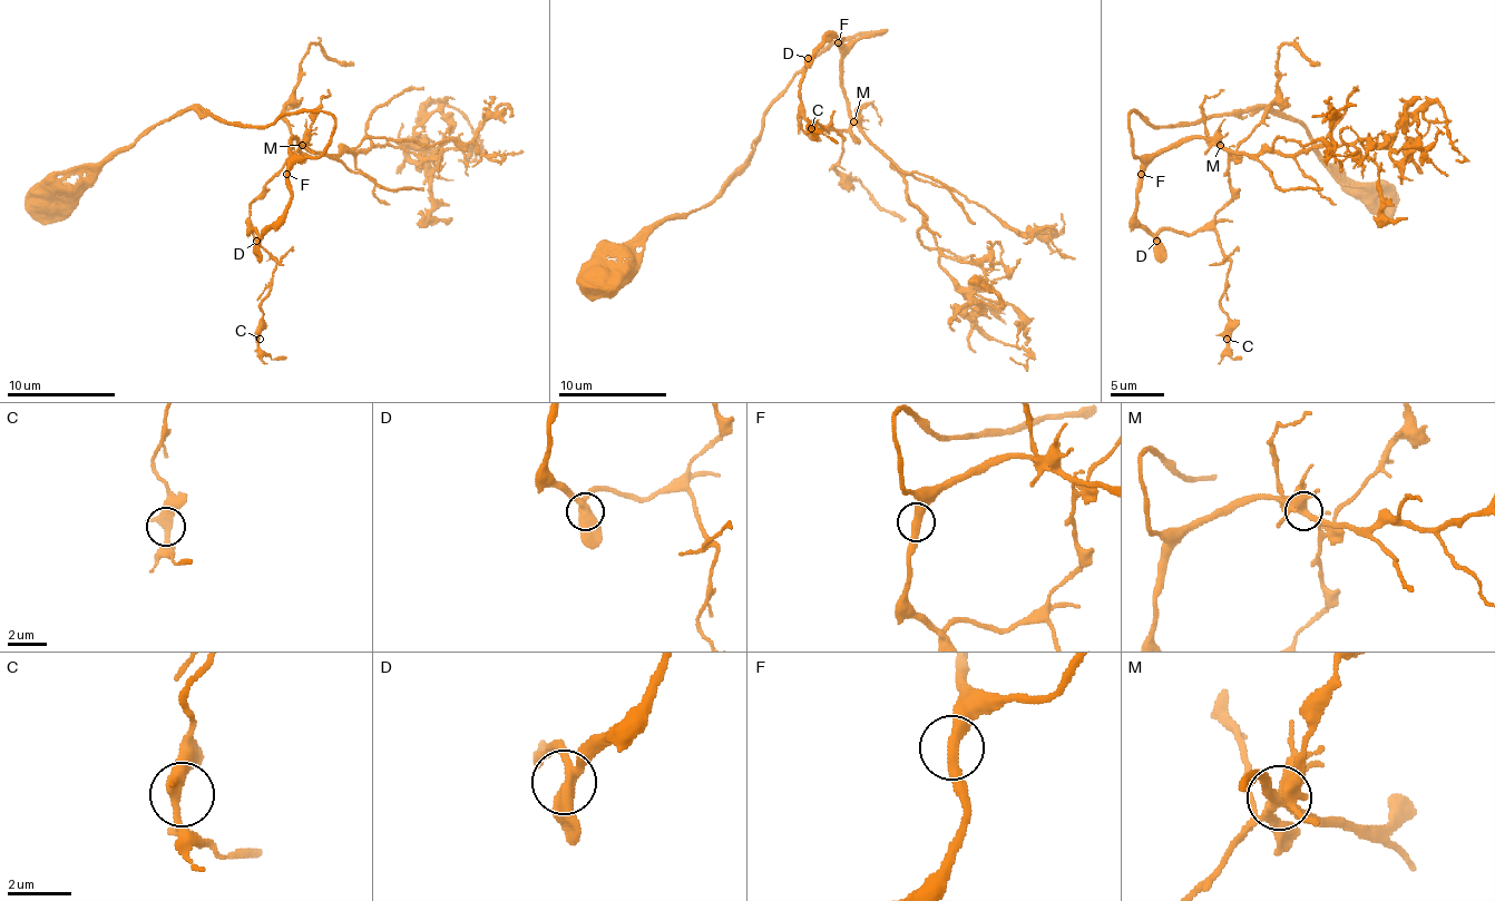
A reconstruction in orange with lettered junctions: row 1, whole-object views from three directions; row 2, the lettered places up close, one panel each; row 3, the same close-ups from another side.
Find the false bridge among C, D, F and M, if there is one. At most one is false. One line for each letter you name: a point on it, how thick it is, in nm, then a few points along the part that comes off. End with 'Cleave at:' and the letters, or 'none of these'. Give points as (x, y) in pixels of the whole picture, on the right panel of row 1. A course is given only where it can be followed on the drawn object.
Cleave at: none of these

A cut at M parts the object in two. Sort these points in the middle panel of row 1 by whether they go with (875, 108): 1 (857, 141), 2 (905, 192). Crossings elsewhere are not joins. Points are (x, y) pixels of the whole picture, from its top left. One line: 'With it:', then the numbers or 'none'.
With it: 1

